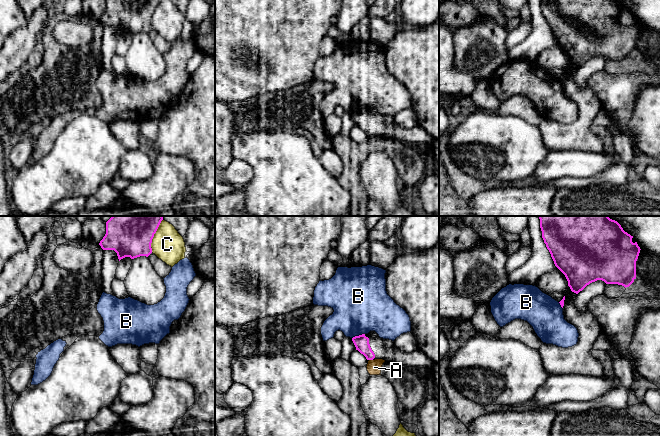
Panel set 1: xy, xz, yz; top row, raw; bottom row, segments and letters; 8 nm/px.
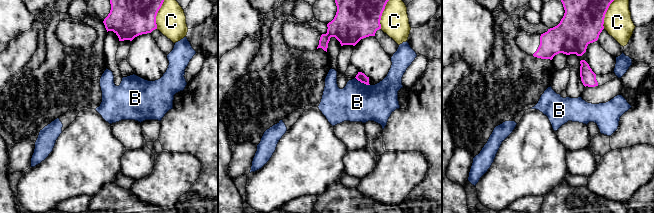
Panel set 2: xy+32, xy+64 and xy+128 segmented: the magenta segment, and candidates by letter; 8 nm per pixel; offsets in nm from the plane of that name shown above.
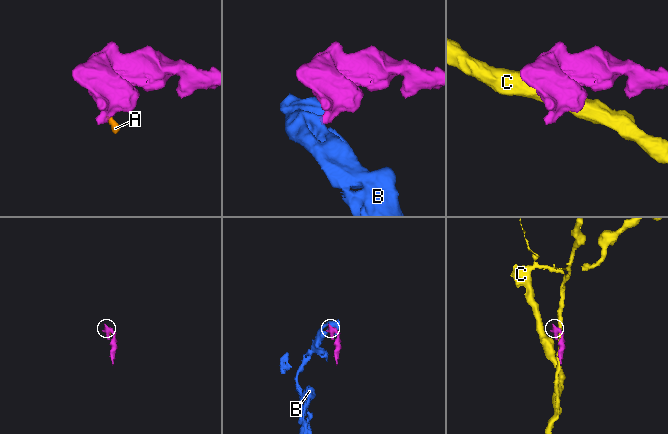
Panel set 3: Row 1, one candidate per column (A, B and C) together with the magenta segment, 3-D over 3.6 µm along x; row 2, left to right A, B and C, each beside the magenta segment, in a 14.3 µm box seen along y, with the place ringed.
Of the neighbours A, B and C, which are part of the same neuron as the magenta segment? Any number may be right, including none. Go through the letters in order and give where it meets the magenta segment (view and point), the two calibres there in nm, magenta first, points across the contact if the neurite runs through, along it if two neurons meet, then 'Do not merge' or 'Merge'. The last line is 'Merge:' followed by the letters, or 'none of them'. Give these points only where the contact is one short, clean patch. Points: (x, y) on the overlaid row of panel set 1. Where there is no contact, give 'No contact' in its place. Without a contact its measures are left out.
A: Touches magenta at xz (371, 359). Thickness 120 nm (magenta) against 120 nm. Boundary: xz (369, 359), (372, 360). Do not merge
B: Touches magenta at xz (358, 336). Thickness 120 nm (magenta) against 440 nm. Boundary: xz (364, 333), (352, 338). Do not merge
C: Touches magenta at xy (153, 236). Thickness 400 nm (magenta) against 260 nm. Do not merge
Merge: none of them

